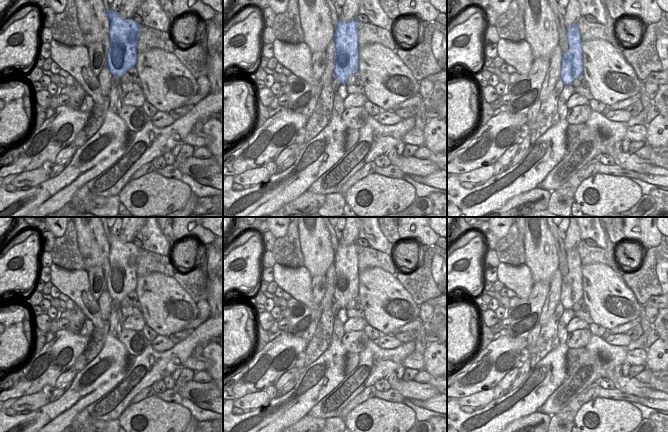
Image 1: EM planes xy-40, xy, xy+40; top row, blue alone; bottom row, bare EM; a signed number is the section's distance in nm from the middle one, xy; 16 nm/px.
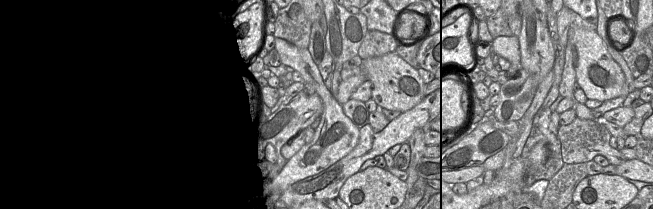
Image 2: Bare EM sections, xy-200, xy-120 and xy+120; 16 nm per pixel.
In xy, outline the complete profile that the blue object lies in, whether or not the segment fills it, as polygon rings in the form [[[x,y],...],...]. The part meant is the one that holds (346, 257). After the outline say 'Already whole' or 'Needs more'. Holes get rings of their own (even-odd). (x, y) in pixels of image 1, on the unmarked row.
[[[340,244],[335,252],[335,291],[334,301],[341,308],[359,295],[358,245],[344,246]]]. Already whole.

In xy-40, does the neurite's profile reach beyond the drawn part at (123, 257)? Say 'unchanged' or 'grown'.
unchanged

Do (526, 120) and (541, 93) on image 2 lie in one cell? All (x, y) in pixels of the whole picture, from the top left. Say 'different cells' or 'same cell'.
same cell

